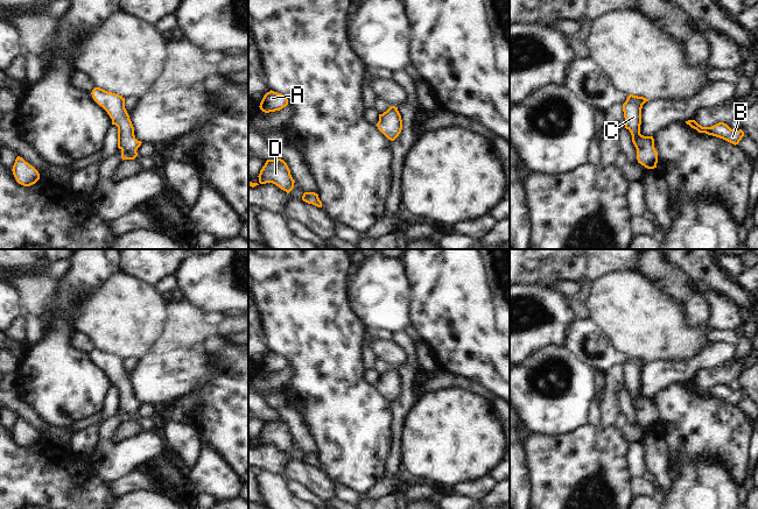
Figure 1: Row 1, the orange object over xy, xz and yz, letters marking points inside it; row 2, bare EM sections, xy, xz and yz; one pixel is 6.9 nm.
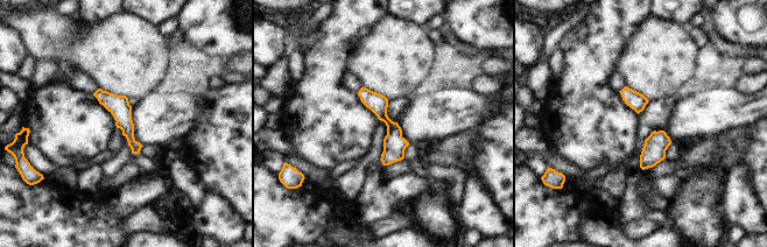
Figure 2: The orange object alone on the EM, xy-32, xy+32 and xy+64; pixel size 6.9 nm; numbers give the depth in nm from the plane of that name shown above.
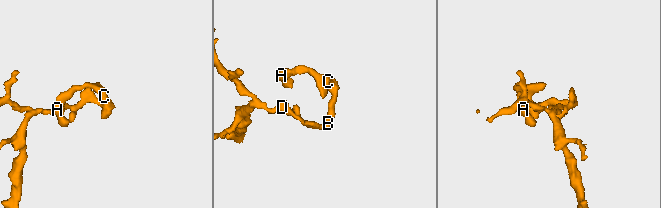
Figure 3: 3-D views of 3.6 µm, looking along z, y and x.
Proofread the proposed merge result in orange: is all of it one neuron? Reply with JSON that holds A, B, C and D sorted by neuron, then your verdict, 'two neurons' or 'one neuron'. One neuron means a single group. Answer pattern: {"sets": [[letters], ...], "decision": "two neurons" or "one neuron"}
{"sets": [["A", "B", "C", "D"]], "decision": "one neuron"}

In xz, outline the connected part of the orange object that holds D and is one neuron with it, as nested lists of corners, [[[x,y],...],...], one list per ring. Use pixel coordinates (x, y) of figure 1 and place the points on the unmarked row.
[[[281,419],[267,420],[258,438],[259,443],[252,444],[248,441],[248,447],[254,448],[259,445],[273,444],[287,454],[294,450],[295,441],[287,424]]]

